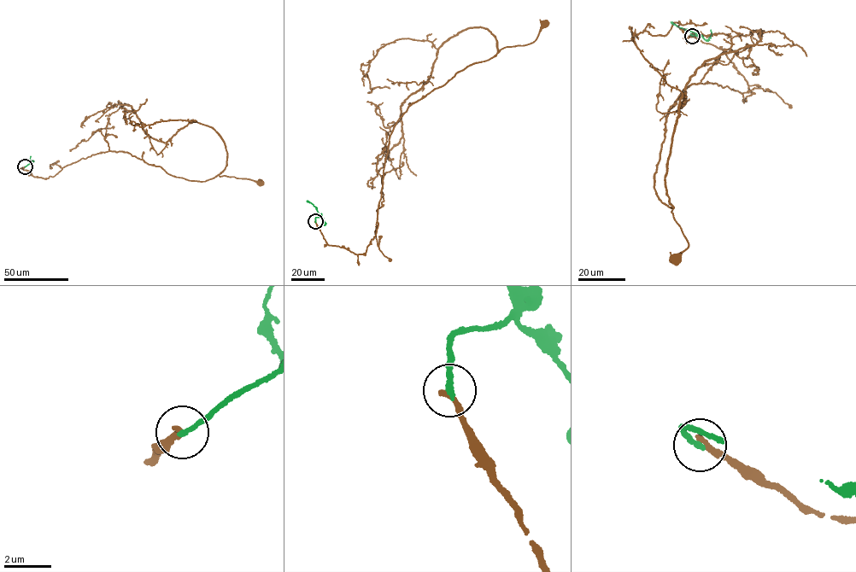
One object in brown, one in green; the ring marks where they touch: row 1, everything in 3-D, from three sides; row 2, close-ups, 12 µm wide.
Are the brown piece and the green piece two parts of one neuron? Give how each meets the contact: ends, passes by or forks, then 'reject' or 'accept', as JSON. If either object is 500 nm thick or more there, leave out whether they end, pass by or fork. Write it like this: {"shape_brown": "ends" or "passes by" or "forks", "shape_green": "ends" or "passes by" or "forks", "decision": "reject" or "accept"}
{"shape_brown": "ends", "shape_green": "ends", "decision": "reject"}

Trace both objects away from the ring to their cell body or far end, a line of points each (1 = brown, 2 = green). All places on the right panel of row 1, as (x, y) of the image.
1: (692, 35), (724, 51), (752, 92), (744, 102), (692, 84), (670, 107), (653, 187), (688, 244), (676, 259)
2: (692, 36), (690, 34), (696, 34), (671, 21)

